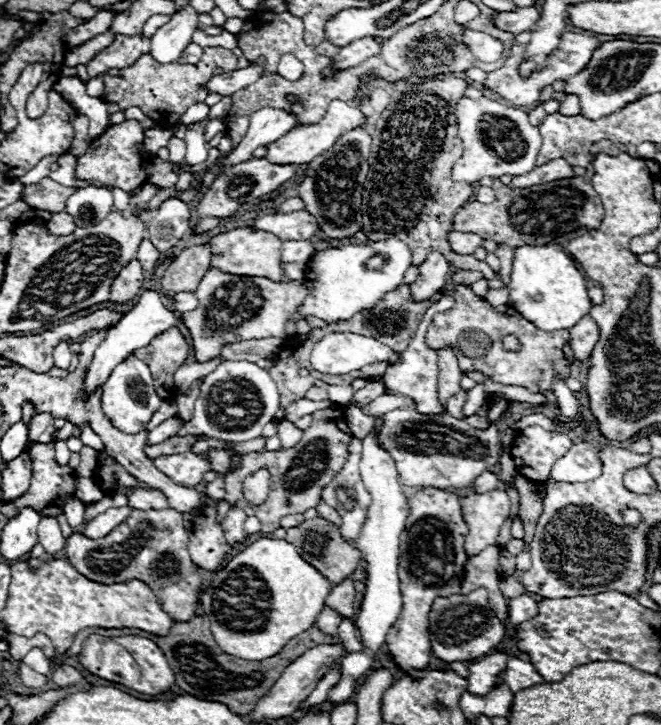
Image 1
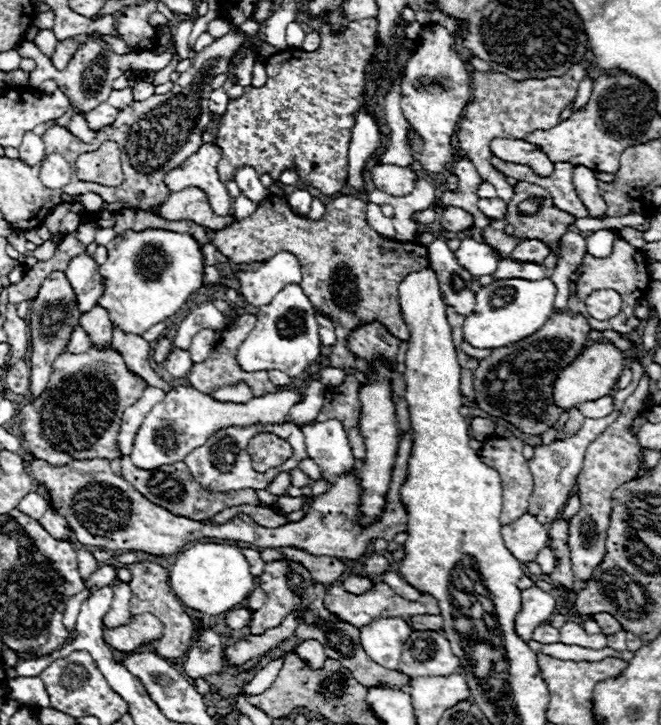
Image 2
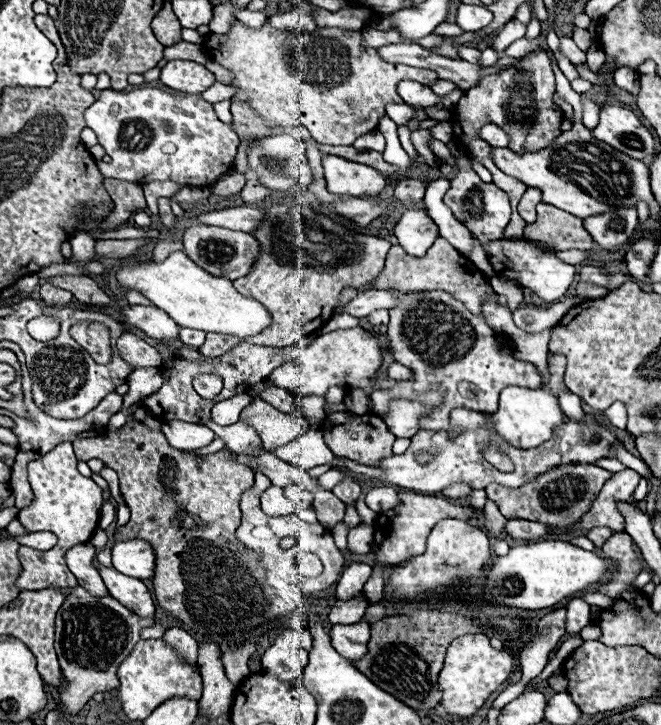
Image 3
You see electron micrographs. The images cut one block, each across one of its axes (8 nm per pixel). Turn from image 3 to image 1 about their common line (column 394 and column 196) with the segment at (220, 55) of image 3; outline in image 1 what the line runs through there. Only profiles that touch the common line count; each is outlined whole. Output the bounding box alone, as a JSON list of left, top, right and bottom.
[102,48,238,126]

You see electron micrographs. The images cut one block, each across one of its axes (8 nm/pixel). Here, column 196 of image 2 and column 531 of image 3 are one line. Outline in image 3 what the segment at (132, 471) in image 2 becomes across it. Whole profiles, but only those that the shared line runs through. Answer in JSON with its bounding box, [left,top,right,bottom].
[486,464,612,526]

